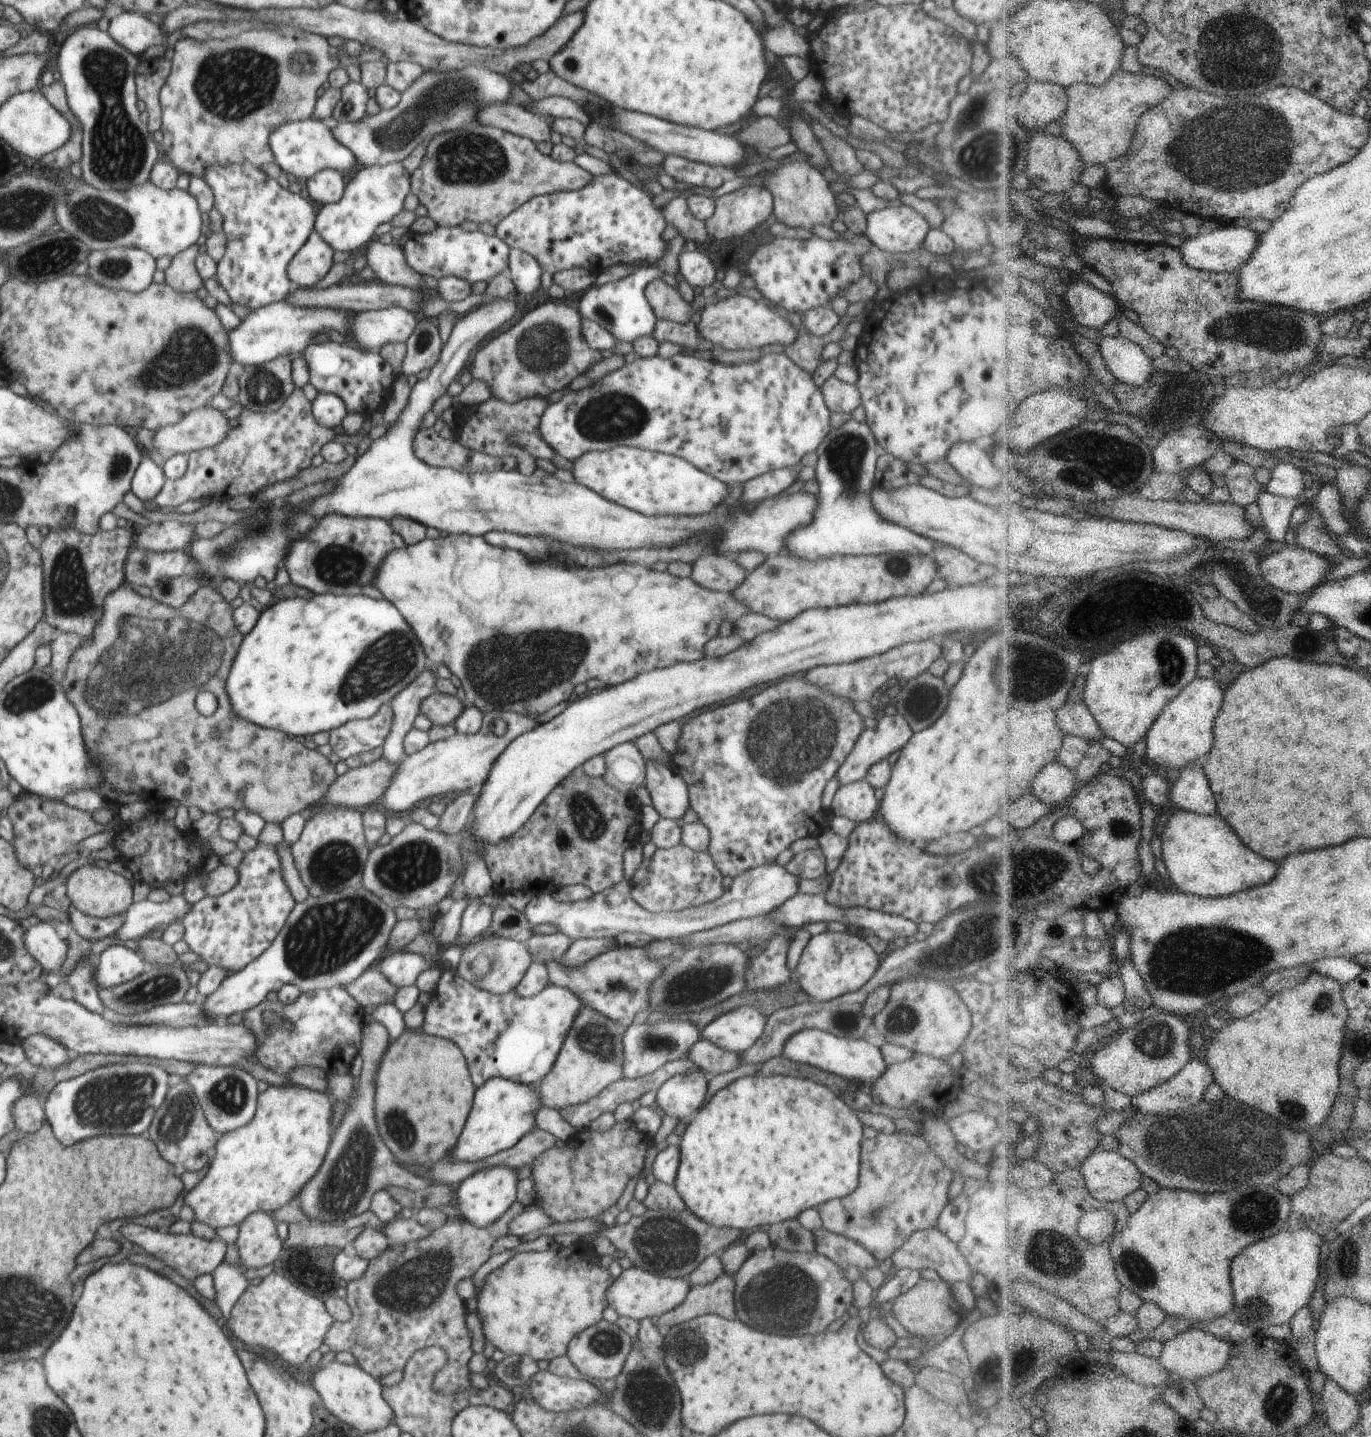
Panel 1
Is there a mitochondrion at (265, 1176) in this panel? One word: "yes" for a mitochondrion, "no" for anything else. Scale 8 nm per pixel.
no

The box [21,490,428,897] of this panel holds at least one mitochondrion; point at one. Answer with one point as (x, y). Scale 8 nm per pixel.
(149, 655)

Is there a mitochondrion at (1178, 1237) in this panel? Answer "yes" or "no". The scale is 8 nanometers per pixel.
no

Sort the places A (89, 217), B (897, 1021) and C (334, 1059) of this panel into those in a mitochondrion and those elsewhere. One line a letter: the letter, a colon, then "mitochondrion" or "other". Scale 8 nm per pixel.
A: mitochondrion
B: mitochondrion
C: other

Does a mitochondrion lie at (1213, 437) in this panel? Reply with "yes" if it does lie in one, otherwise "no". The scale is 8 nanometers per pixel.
no

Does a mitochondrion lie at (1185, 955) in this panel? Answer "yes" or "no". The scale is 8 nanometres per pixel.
yes

